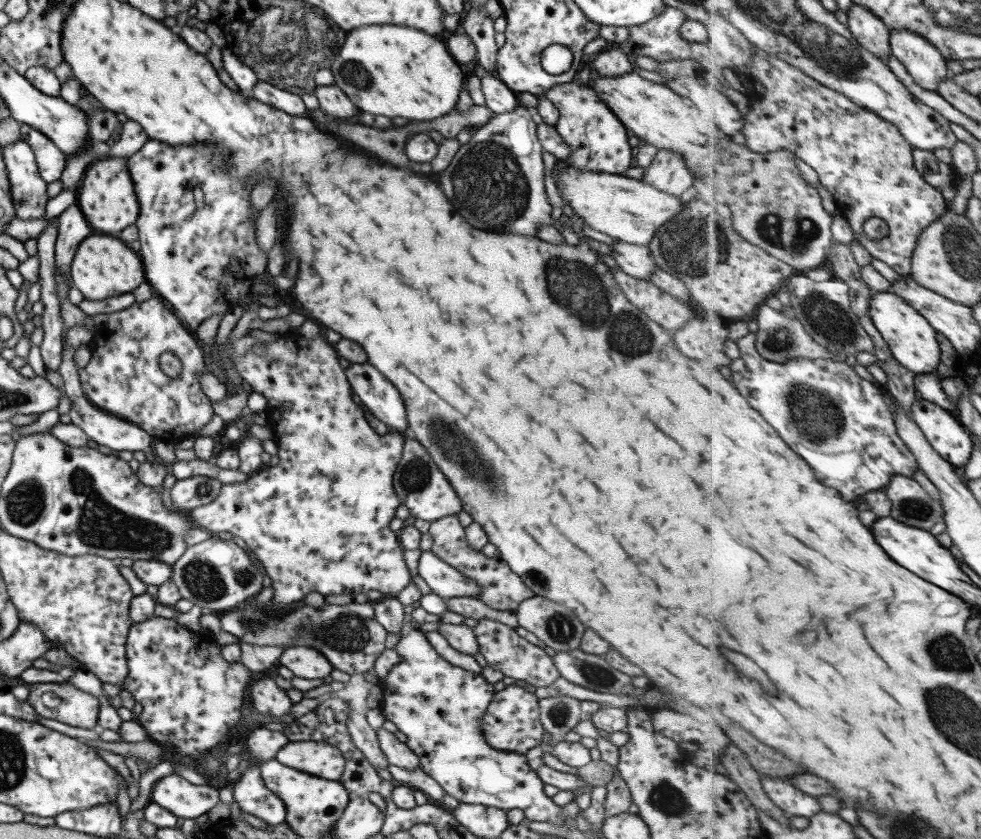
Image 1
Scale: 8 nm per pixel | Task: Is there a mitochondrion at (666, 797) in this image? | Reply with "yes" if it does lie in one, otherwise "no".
yes

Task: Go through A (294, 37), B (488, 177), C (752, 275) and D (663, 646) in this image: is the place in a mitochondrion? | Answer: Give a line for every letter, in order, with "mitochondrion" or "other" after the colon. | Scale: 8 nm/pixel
A: mitochondrion
B: mitochondrion
C: other
D: other

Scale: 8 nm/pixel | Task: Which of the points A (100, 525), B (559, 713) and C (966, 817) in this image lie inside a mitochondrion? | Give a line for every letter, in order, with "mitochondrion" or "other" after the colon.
A: mitochondrion
B: mitochondrion
C: other

